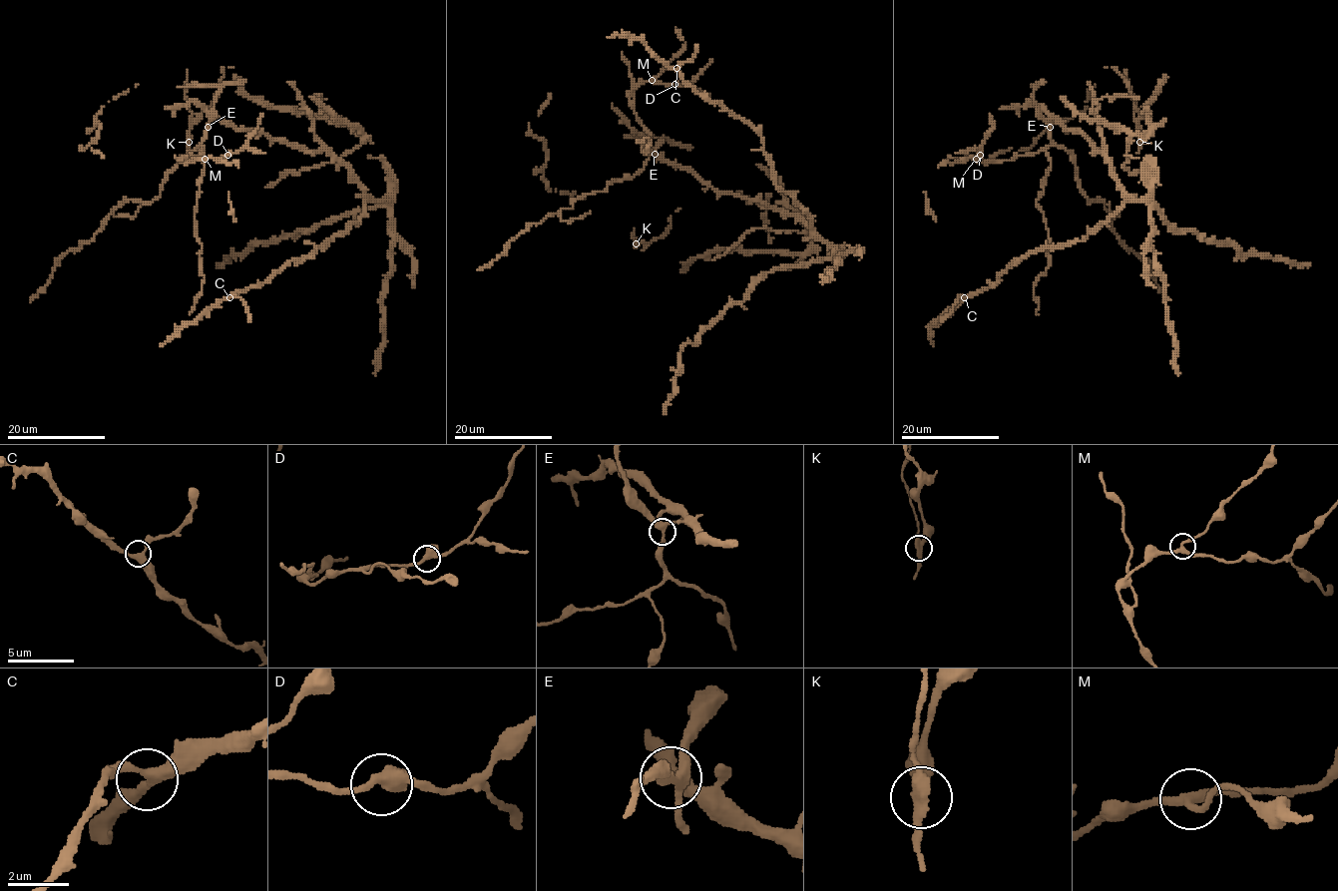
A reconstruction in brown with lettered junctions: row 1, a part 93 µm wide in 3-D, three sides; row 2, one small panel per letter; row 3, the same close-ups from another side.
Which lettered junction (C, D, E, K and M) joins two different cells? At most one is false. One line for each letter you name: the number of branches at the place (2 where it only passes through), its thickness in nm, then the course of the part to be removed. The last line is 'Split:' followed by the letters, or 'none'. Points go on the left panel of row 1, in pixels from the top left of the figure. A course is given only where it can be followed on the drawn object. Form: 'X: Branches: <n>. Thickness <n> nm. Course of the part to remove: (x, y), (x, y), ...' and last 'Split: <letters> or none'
K: Branches: 3. Thickness 320 nm. Course of the part to remove: (189, 141), (192, 116), (185, 96), (188, 70)
Split: K

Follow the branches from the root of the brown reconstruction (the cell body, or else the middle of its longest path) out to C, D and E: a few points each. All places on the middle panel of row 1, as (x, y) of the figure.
C: (760, 201), (811, 229), (800, 203), (776, 185), (761, 137), (700, 97), (676, 68)
D: (760, 201), (769, 208), (719, 194), (650, 154), (650, 133), (631, 92), (645, 82), (674, 84)
E: (760, 201), (769, 208), (758, 201), (719, 194), (693, 174), (664, 160), (657, 162), (655, 154)

